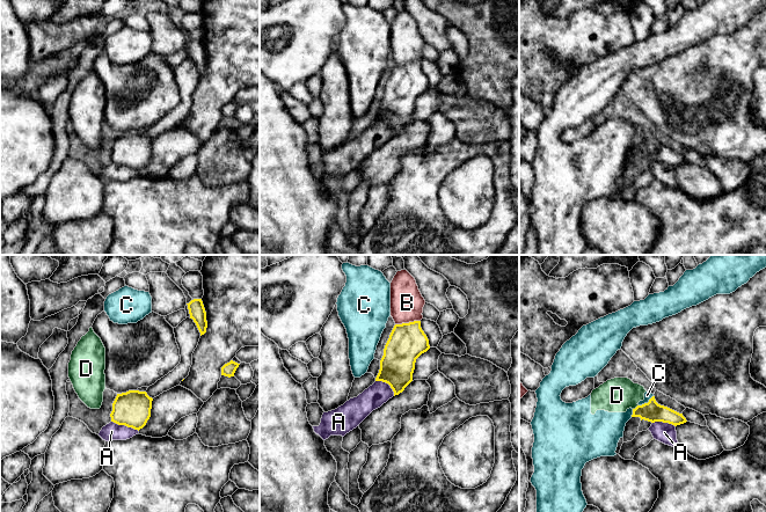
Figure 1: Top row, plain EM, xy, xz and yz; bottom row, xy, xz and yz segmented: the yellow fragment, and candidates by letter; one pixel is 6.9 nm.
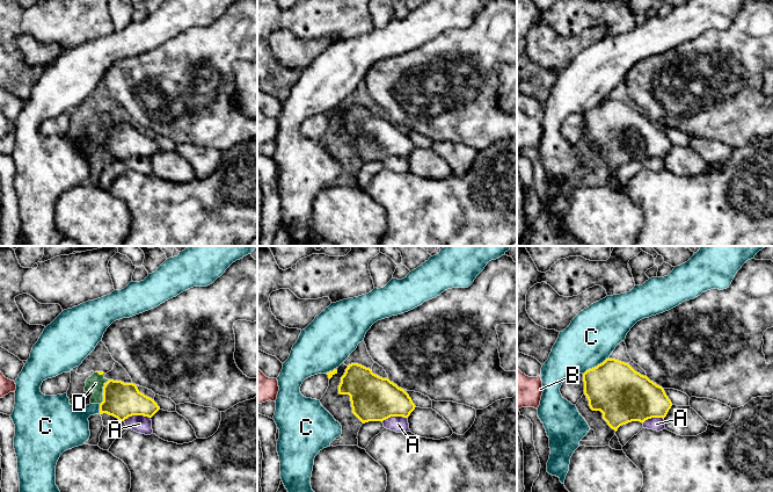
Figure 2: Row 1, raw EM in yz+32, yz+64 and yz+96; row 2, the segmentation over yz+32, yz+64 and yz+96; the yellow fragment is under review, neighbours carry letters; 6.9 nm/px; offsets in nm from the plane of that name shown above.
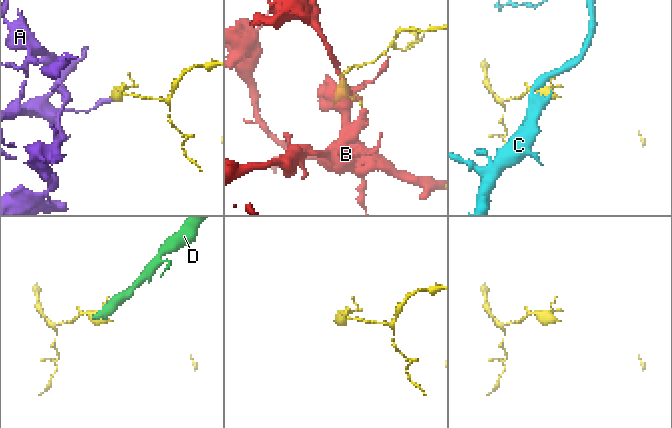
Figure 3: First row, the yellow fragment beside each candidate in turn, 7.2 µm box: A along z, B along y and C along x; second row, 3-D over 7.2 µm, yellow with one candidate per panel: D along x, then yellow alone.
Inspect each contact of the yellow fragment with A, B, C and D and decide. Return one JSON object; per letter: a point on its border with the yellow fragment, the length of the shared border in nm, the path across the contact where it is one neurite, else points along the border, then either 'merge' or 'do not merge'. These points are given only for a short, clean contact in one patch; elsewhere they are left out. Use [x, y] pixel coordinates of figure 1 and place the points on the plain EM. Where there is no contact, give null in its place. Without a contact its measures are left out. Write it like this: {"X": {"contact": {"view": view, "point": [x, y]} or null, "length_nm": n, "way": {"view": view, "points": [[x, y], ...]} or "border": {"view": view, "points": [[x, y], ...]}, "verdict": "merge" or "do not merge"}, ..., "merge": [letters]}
{"A": {"contact": {"view": "xy", "point": [125, 166]}, "length_nm": 200, "border": {"view": "xy", "points": [[111, 161], [131, 167], [138, 172]]}, "verdict": "do not merge"}, "B": {"contact": {"view": "xz", "point": [407, 64]}, "length_nm": 180, "verdict": "do not merge"}, "C": {"contact": {"view": "yz", "point": [646, 144]}, "length_nm": 130, "verdict": "do not merge"}, "D": {"contact": {"view": "yz", "point": [636, 147]}, "length_nm": 50, "border": {"view": "yz", "points": [[637, 145], [633, 150]]}, "verdict": "do not merge"}, "merge": []}

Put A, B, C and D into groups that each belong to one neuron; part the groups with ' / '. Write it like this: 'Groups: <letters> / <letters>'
Groups: A / B / C D

